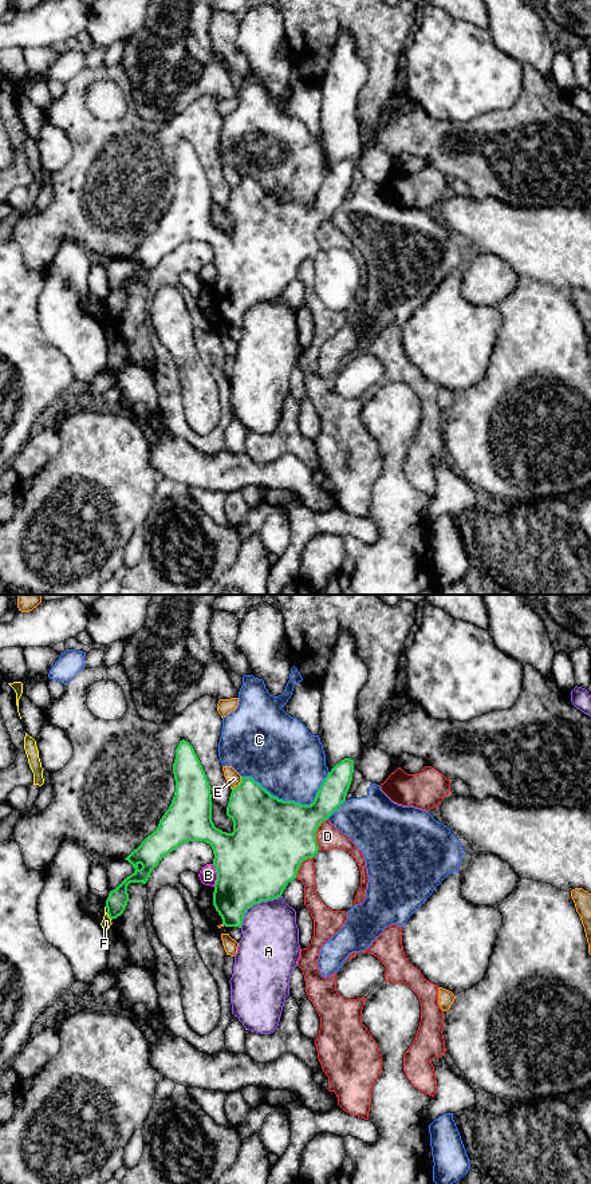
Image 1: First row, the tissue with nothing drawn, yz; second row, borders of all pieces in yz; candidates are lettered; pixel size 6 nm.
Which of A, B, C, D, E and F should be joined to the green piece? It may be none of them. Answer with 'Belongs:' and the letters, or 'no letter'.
Belongs: no letter

